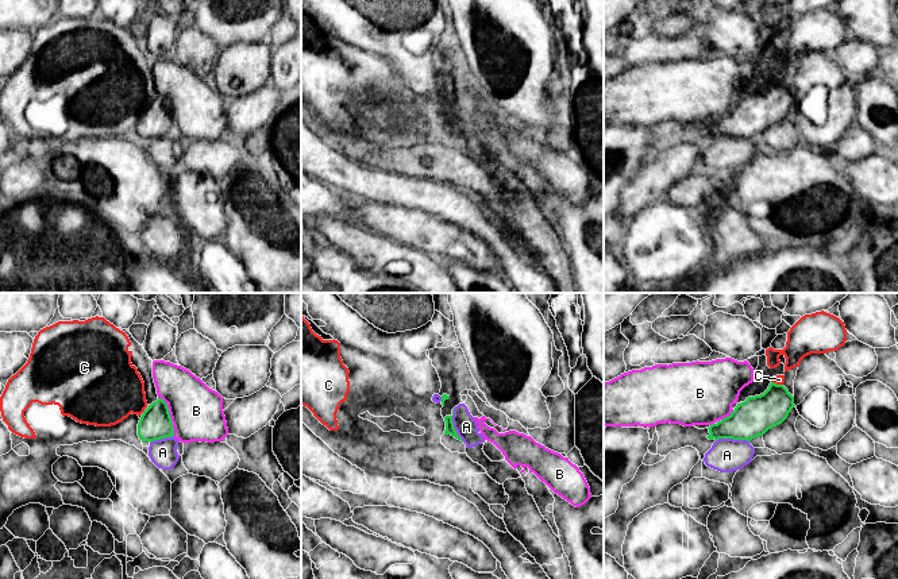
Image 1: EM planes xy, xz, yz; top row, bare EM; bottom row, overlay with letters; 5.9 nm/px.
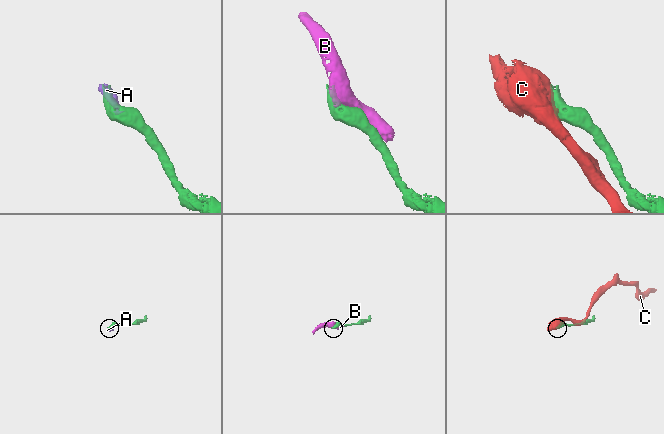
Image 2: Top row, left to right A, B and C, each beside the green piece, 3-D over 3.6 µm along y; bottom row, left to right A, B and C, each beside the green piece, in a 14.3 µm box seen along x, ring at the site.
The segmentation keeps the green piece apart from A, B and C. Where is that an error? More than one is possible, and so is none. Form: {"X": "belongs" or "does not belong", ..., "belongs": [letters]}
{"A": "does not belong", "B": "does not belong", "C": "does not belong", "belongs": []}

